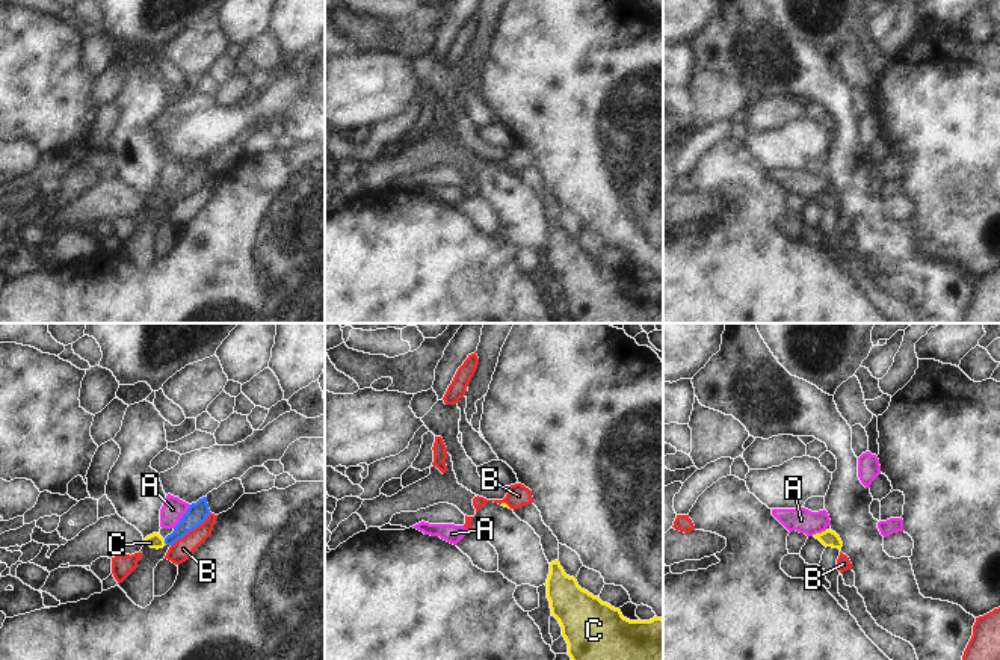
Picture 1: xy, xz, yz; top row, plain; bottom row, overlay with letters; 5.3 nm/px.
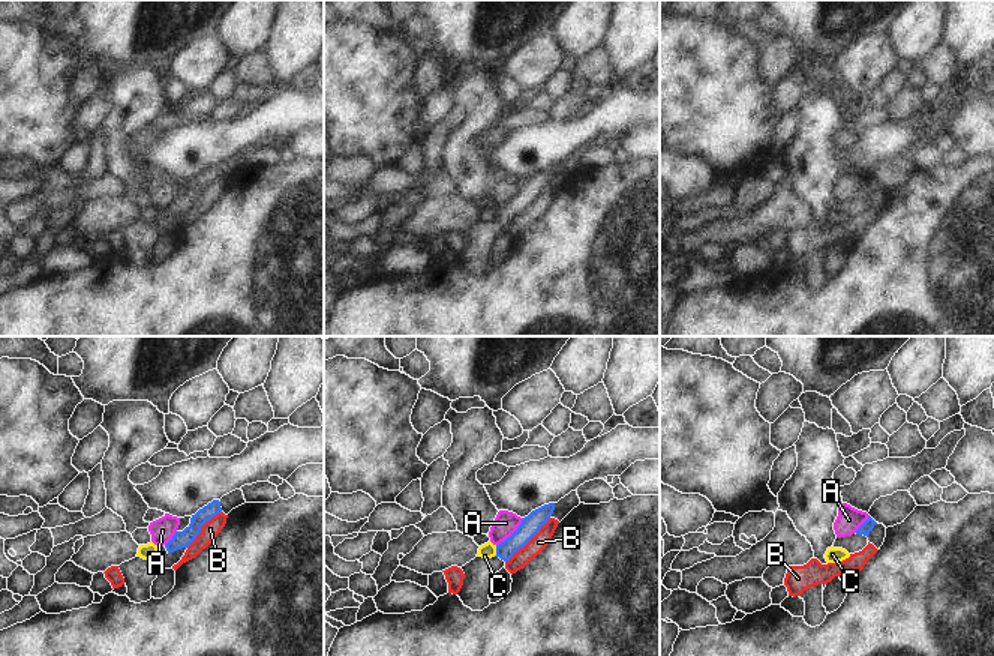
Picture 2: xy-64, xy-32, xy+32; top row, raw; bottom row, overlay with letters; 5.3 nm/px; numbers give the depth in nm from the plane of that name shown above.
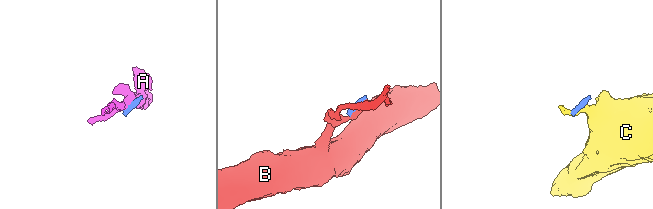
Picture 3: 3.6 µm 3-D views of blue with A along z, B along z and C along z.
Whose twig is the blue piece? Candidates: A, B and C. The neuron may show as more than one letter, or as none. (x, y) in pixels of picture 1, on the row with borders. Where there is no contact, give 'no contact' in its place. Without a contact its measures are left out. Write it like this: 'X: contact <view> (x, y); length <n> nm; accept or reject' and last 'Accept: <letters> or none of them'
A: contact xy (183, 517); length 160 nm; reject
B: contact xy (191, 530); length 280 nm; reject
C: contact xy (165, 542); length 40 nm; reject
Accept: none of them

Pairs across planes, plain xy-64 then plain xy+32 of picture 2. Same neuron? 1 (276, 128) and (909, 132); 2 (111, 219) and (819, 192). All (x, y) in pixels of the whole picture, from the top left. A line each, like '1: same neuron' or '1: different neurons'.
1: same neuron
2: different neurons

